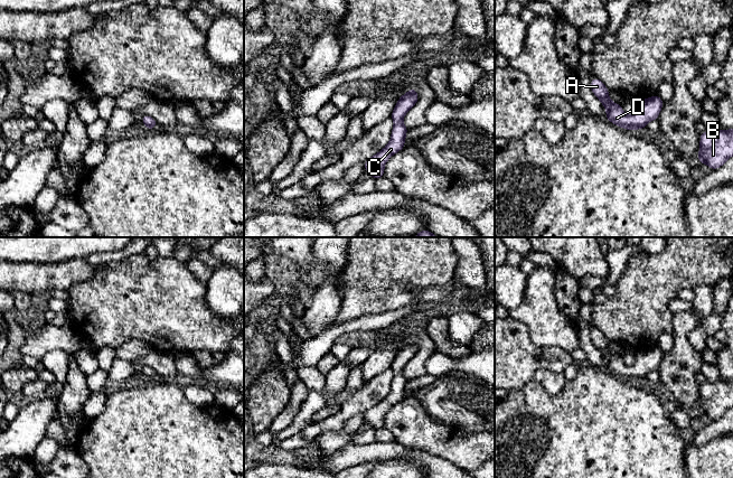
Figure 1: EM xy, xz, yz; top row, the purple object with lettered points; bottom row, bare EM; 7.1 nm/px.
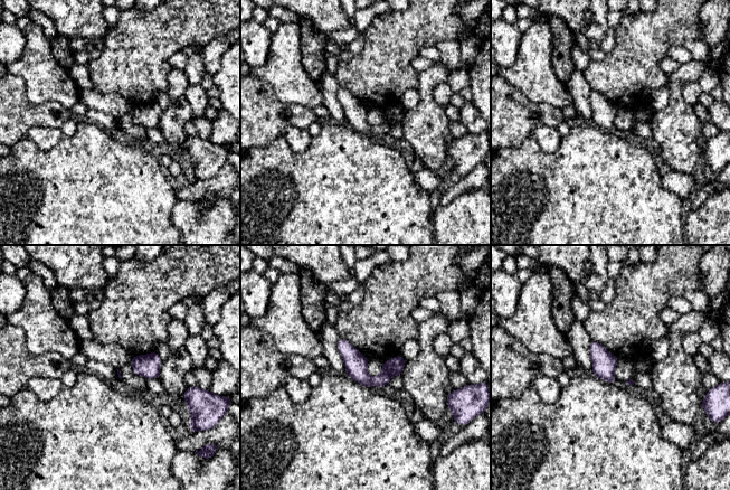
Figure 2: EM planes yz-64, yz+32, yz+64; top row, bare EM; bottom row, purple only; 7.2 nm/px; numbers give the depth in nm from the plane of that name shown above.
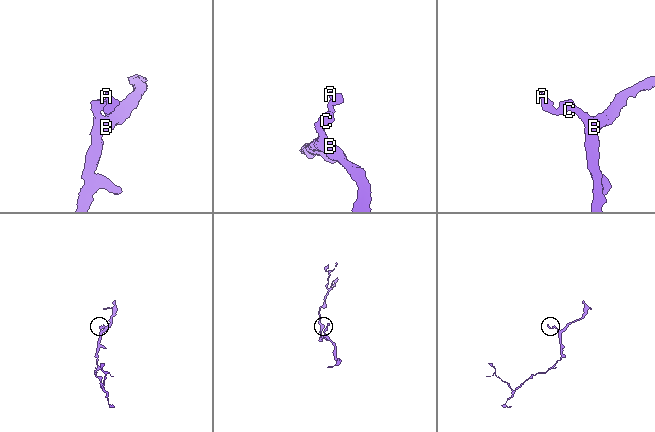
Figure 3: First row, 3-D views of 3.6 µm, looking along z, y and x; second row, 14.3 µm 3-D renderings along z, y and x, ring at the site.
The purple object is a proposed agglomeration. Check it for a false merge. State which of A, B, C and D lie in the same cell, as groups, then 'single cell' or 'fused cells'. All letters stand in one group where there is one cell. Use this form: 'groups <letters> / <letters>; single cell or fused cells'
groups A B C D; single cell

